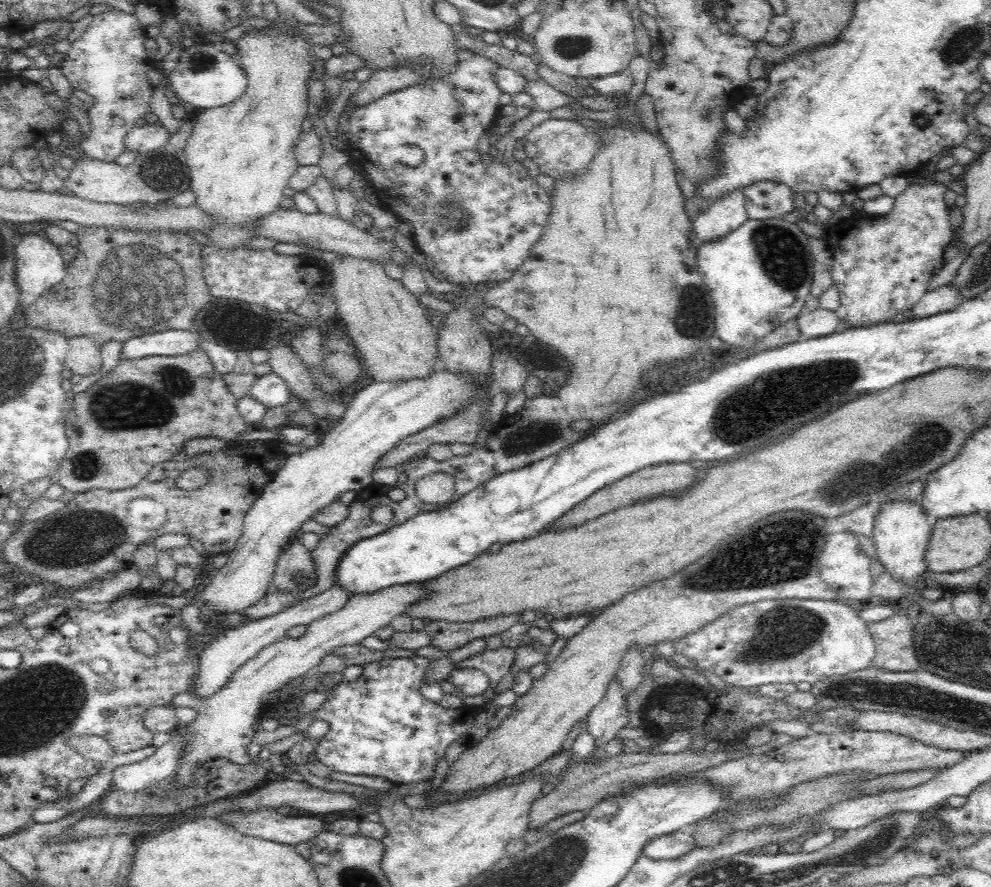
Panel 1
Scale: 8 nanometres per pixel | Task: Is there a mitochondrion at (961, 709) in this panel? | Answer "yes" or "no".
yes

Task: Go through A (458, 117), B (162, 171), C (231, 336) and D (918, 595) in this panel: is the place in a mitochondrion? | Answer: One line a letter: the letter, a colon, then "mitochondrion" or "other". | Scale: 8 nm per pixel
A: other
B: mitochondrion
C: other
D: other

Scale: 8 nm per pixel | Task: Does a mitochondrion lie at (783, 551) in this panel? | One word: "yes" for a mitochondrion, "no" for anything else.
yes

